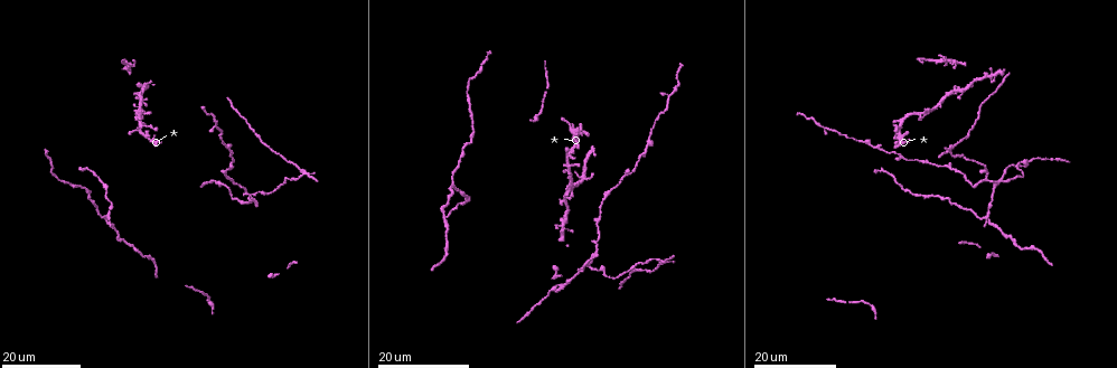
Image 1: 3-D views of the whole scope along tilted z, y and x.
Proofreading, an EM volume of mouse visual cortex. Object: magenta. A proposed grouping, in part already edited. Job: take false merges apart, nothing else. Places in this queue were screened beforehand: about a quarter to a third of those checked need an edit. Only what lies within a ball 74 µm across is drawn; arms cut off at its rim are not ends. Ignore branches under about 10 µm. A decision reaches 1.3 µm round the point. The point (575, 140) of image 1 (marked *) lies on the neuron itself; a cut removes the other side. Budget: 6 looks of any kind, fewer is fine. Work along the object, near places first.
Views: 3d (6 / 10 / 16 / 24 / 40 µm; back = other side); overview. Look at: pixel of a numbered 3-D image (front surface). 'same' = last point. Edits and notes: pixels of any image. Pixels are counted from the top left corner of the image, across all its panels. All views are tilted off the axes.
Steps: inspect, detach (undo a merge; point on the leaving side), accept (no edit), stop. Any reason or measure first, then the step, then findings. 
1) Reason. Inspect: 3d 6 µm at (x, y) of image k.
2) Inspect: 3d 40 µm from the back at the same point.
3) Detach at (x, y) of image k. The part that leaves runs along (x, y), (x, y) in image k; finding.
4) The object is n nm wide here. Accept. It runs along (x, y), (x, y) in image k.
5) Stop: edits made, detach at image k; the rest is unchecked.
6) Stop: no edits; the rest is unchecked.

Branch point. Inspect: 3d 16 µm at (953, 90) of image 1.

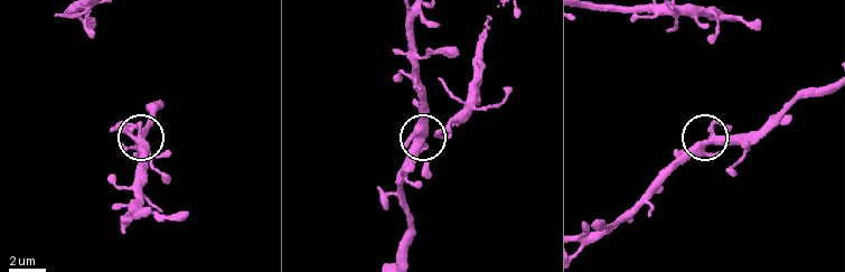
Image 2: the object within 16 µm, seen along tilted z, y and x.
Closer look. Inspect: 3d 6 µm at (711, 137) of image 2.

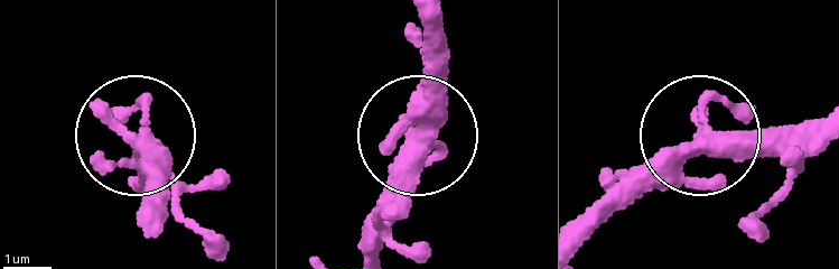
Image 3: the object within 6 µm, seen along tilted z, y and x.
The object is 330 nm wide here. Accept. It runs along (441, 12), (416, 174), (379, 244) in image 3; continuous, no second neuron.

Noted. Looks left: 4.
Arms part here. Inspect: 3d 16 µm at (106, 215) of image 1.

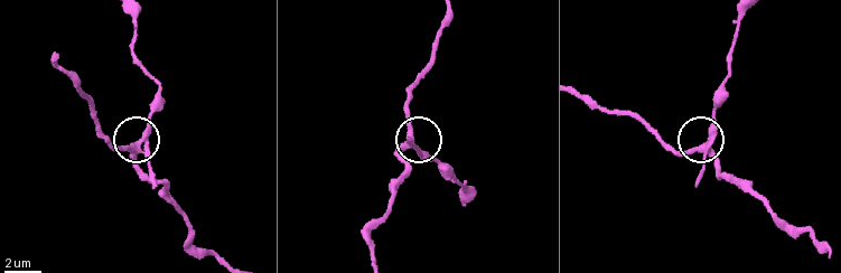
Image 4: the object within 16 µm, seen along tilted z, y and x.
Inspect: 3d 6 µm at (408, 135) of image 4.

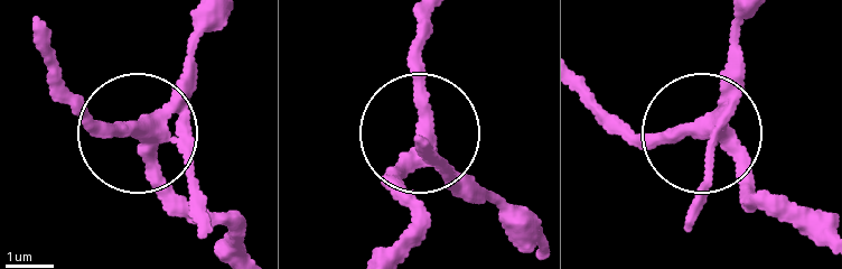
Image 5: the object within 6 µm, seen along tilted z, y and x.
Detach at (189, 186) of image 5. The part that leaves runs along (153, 120), (193, 55), (197, 19) in image 5; a second neuron is stuck on.

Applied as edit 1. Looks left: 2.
Stop: edits made, detach at image 5; the rest is unchecked.

